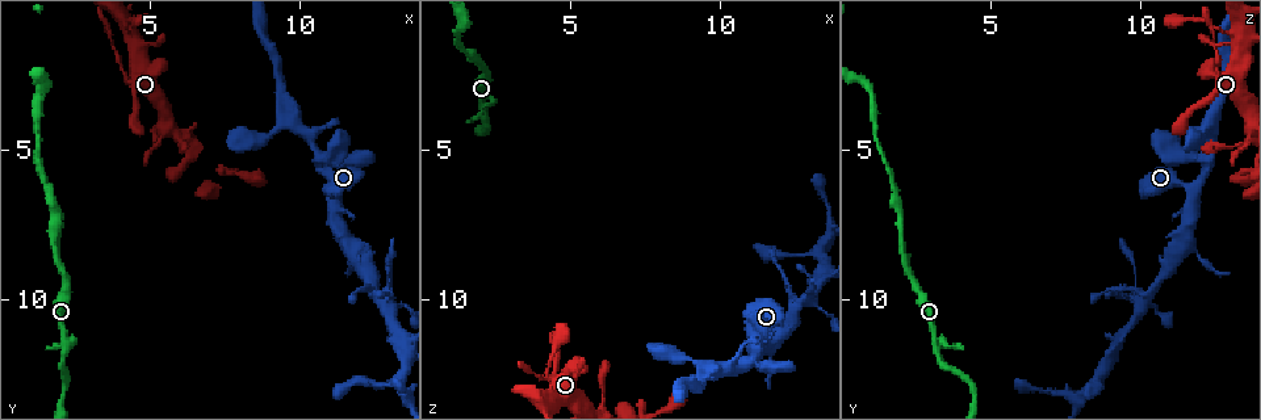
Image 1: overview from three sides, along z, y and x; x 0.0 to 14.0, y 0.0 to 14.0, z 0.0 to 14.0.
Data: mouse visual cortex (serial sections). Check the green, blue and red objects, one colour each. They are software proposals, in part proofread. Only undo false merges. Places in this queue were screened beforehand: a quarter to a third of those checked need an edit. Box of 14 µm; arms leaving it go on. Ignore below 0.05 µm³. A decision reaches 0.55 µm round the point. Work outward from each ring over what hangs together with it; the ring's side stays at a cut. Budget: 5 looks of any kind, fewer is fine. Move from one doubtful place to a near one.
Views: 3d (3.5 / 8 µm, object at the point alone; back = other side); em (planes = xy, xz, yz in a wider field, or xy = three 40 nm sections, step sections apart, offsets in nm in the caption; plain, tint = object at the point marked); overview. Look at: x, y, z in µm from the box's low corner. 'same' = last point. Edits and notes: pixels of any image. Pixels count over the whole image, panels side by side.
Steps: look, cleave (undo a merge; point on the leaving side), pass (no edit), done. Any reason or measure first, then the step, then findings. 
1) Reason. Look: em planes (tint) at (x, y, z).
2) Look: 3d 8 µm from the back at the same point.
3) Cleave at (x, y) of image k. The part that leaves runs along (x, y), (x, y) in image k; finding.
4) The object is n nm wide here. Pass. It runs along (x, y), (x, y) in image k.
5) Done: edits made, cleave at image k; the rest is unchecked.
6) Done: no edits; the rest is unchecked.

Sharp bend. Look: 3d 3.5 µm at (6.1, 4.9, 13.4).

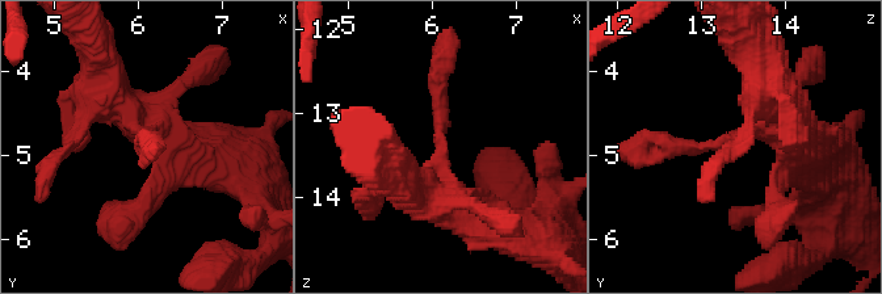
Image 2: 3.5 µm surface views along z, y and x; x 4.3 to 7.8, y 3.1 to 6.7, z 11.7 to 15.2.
Now the EM. Look: em xy step 3 (tint) at (6.05, 4.80, 13.40).

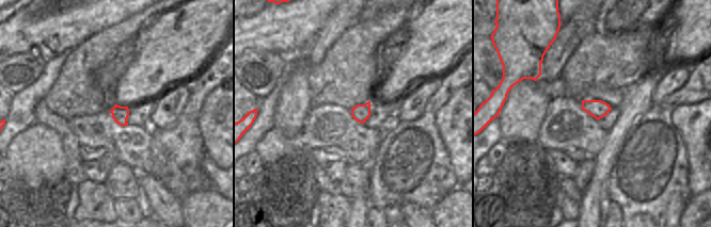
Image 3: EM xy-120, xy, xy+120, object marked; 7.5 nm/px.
The object is 130 nm wide here. Pass. It runs along (780, 100), (777, 131), (706, 148), (652, 141) in image 2; all the same cell.

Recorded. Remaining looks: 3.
Abrupt turn. Look: 3d 8 µm at (2.3, 11.4, 3.2).

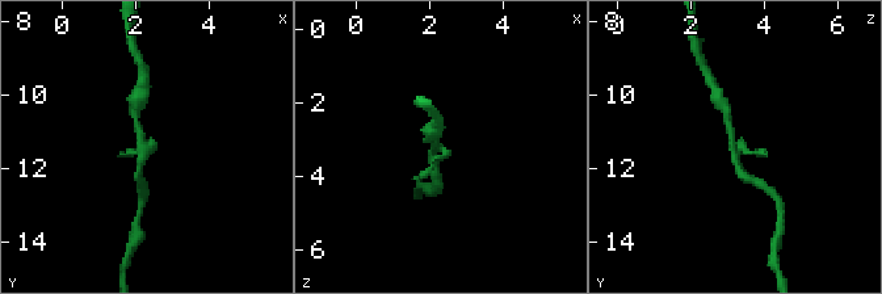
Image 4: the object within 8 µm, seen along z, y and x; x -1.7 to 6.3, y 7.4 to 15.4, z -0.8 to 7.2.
Look: 3d 3.5 µm at (2.3, 11.5, 3.2).

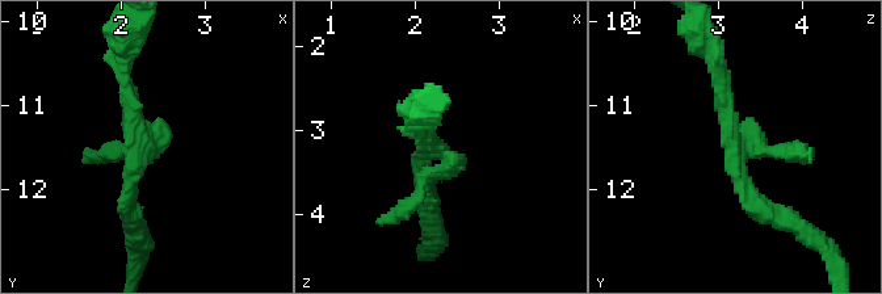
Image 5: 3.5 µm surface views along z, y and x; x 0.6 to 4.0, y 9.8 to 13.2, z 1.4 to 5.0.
Look: em planes (tint) at (2.25, 11.40, 3.15).

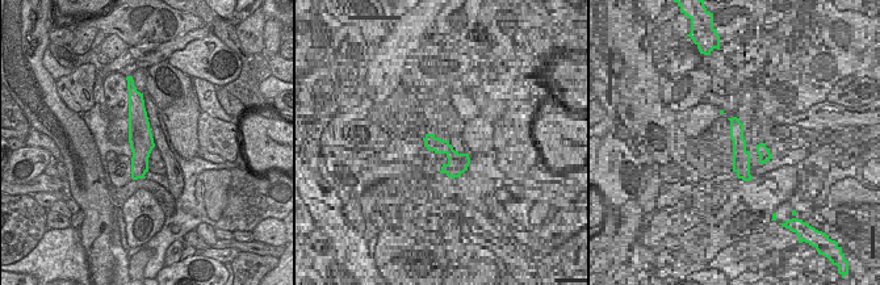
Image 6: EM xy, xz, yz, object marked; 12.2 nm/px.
Pass. Continuous, no second cell.

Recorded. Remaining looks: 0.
Done: no edits; the rest is unchecked.

